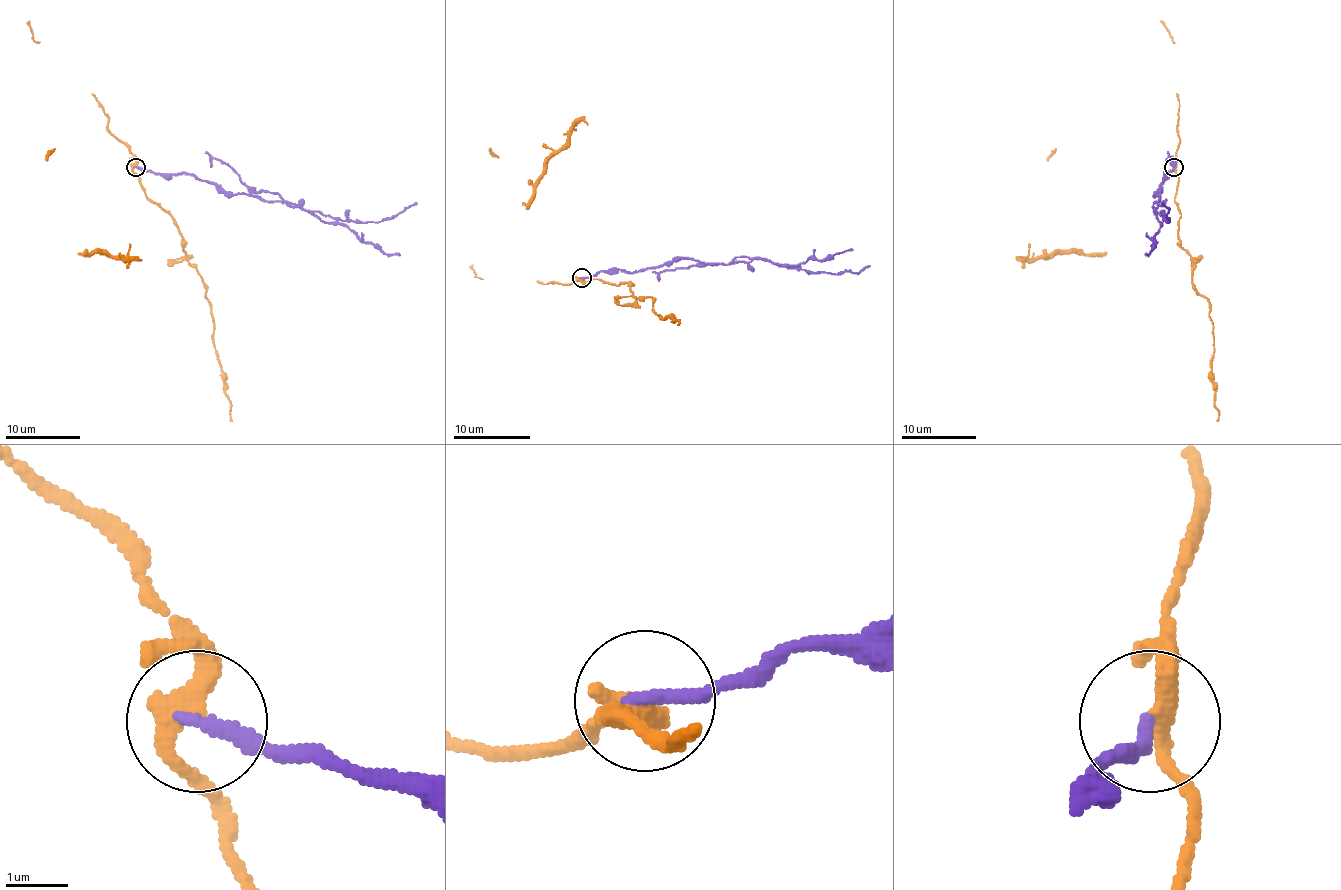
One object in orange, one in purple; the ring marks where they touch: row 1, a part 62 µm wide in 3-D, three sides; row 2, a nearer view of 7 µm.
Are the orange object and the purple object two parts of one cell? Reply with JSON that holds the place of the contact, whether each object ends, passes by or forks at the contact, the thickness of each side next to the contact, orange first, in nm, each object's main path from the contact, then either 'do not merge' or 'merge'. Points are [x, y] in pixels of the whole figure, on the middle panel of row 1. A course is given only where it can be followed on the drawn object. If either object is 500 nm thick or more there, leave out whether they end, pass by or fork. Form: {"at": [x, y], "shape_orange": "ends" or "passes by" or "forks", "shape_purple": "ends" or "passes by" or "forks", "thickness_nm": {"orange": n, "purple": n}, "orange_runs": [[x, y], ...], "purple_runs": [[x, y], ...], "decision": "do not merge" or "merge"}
{"at": [581, 278], "shape_orange": "passes by", "shape_purple": "ends", "thickness_nm": {"orange": 360, "purple": 240}, "orange_runs": [[582, 277], [578, 279], [586, 283], [597, 279], [628, 283], [636, 297], [651, 298], [660, 320], [680, 321]], "purple_runs": [[582, 277], [641, 272], [681, 258], [733, 264], [768, 258], [810, 272], [859, 272], [869, 266]], "decision": "do not merge"}

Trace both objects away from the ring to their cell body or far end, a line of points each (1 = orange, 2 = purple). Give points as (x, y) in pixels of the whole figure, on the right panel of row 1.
1: (1173, 166), (1179, 185), (1175, 200), (1180, 217), (1179, 245), (1192, 258), (1193, 288), (1210, 308), (1216, 420)
2: (1173, 166), (1154, 194), (1160, 200), (1154, 211), (1167, 222), (1167, 209), (1162, 202)

